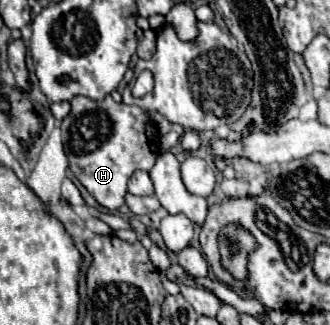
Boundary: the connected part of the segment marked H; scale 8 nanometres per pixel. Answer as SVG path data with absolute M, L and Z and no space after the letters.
M74 96L70 104L70 114L60 124L70 170L100 206L114 212L124 204L124 196L128 192L126 182L134 170L150 170L158 158L158 146L148 136L148 122L152 122L152 118L138 106L114 102L112 96L102 100Z

